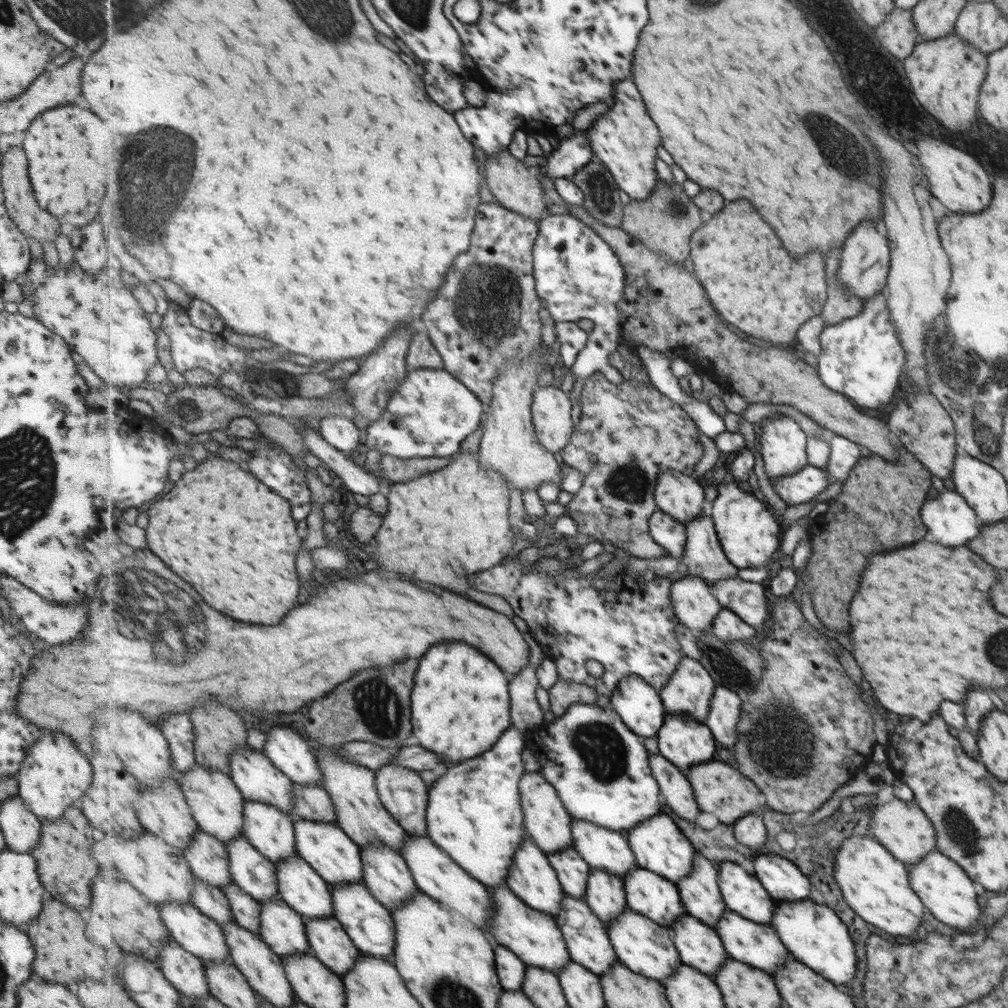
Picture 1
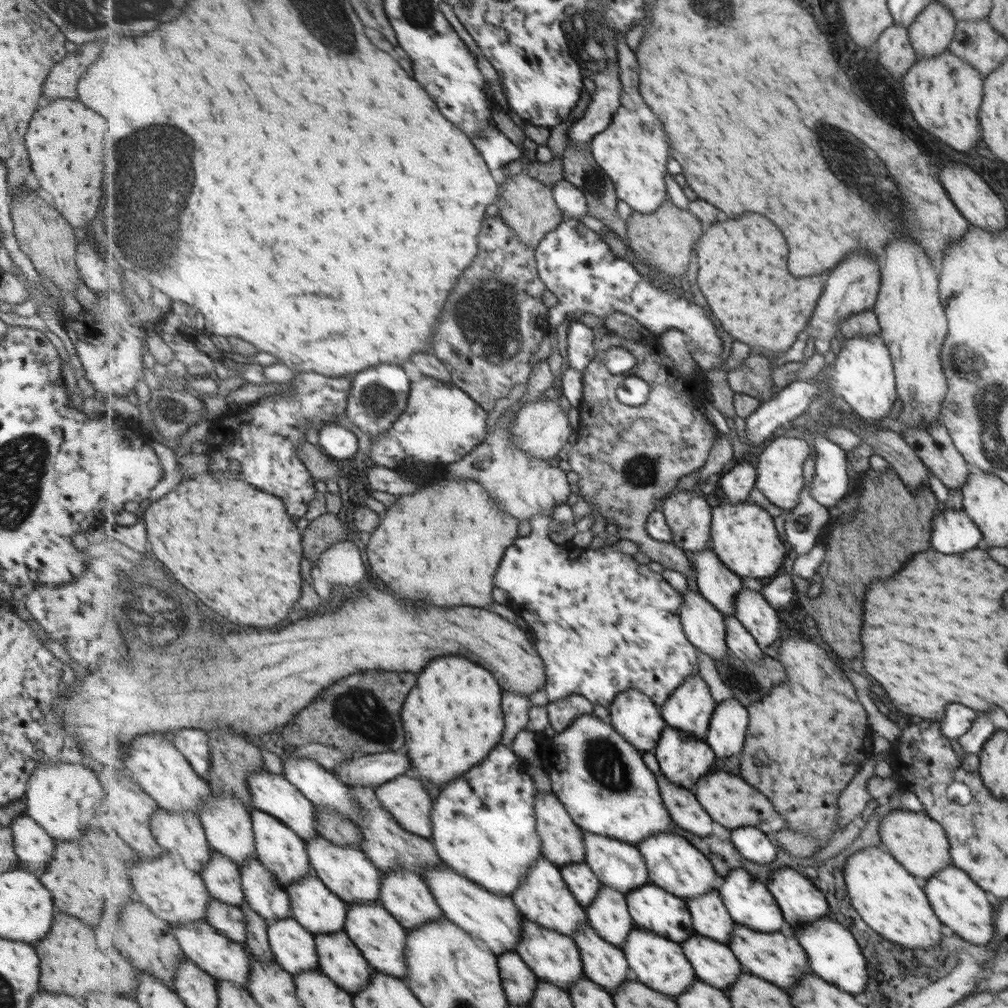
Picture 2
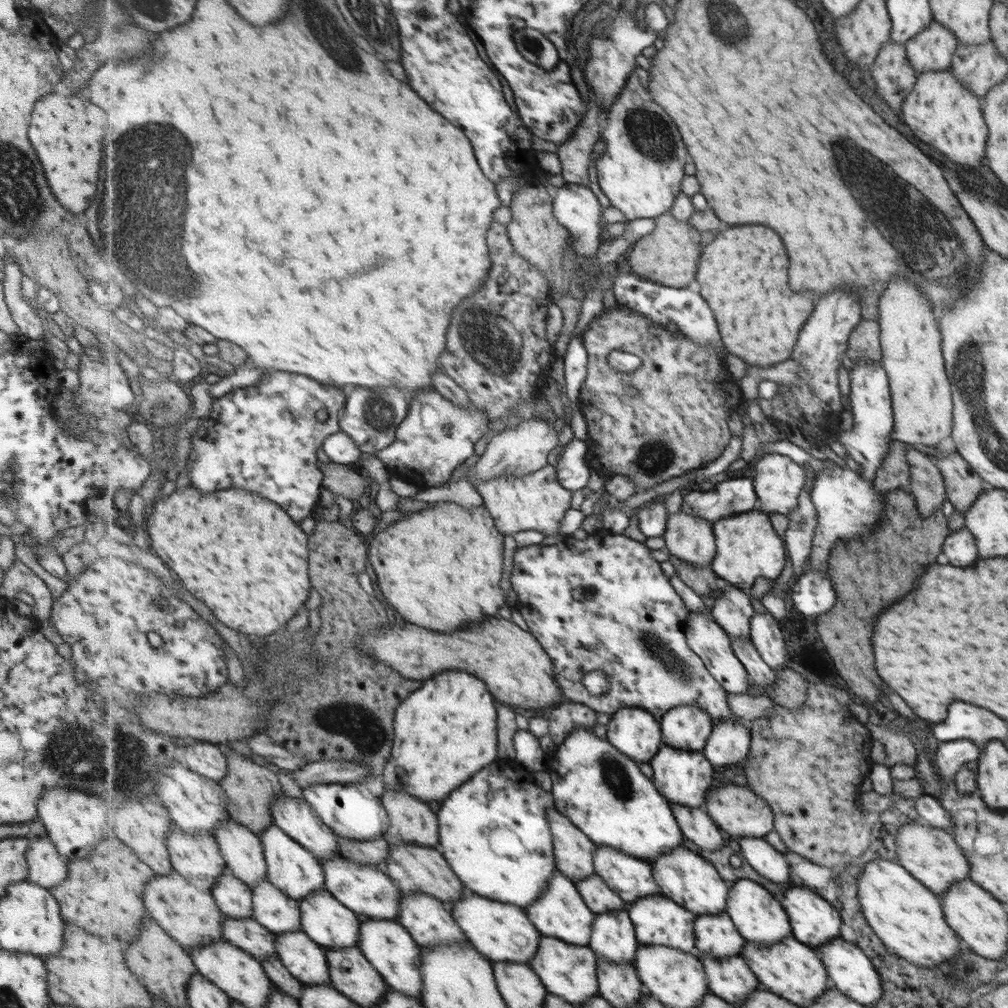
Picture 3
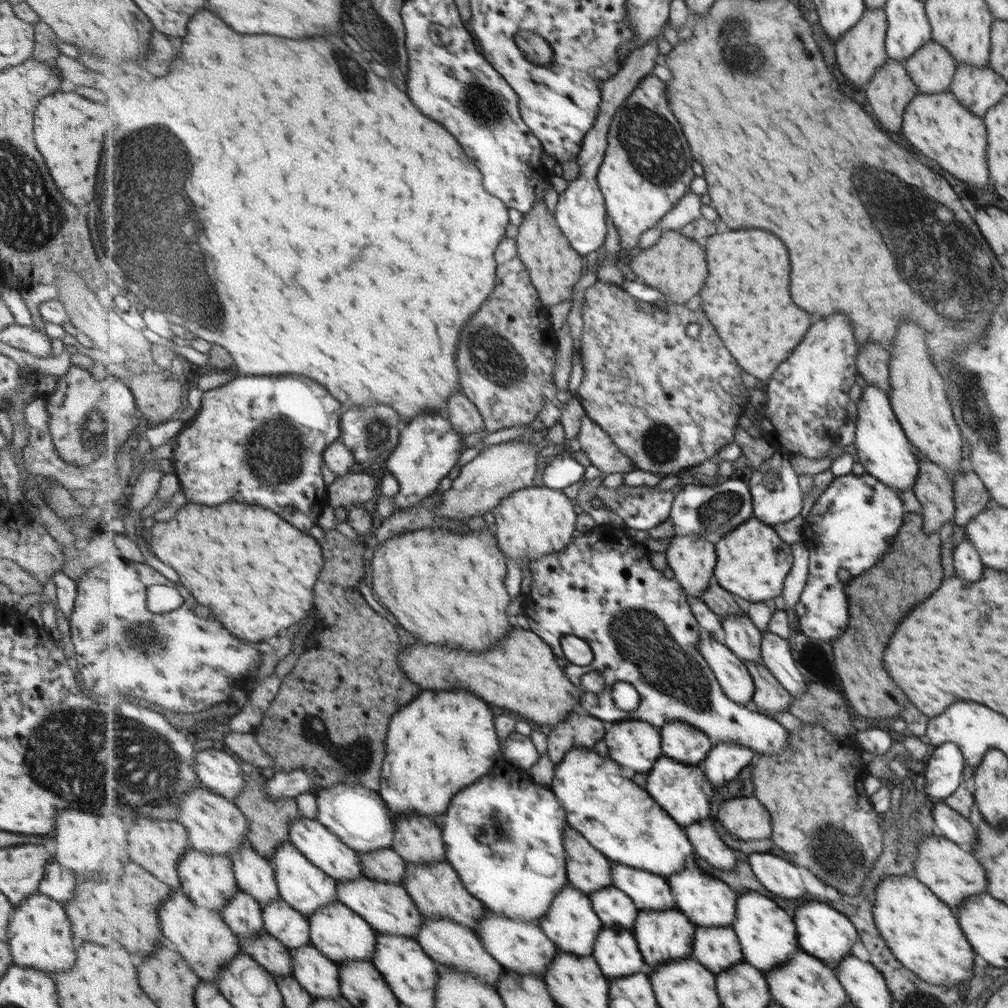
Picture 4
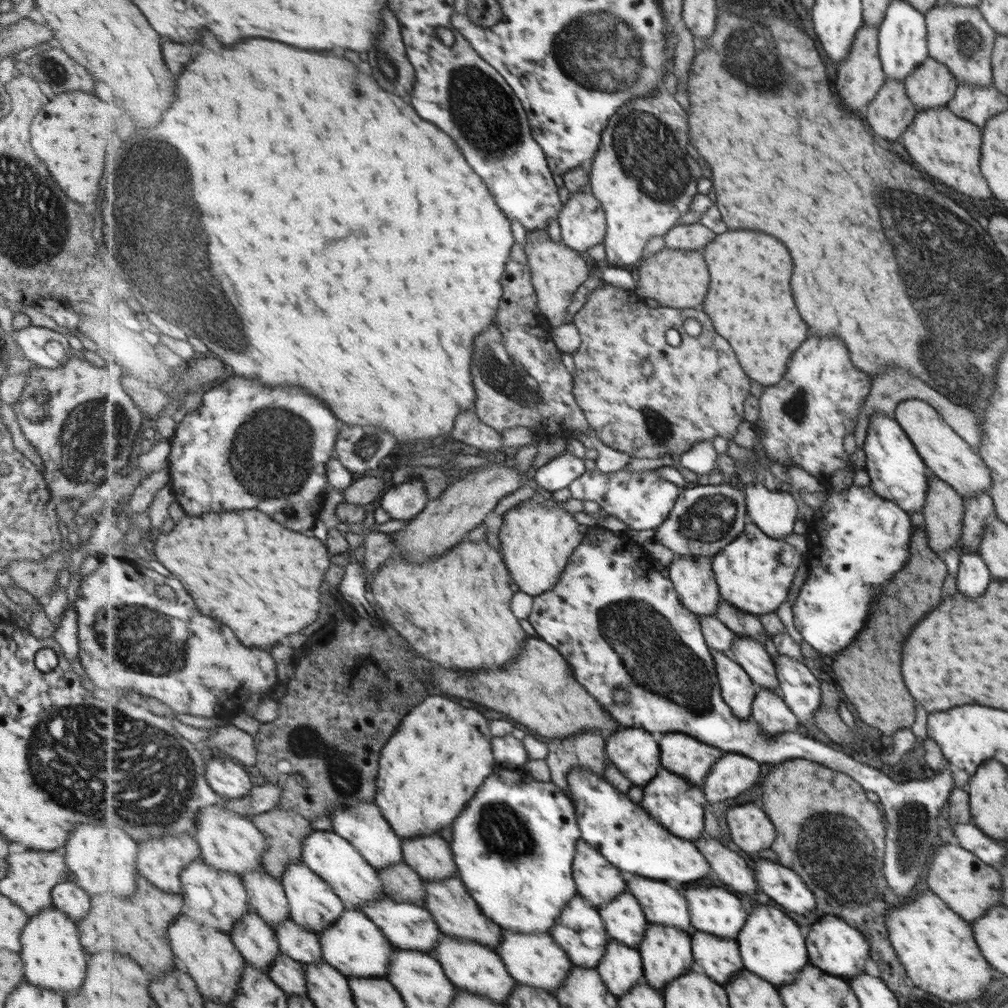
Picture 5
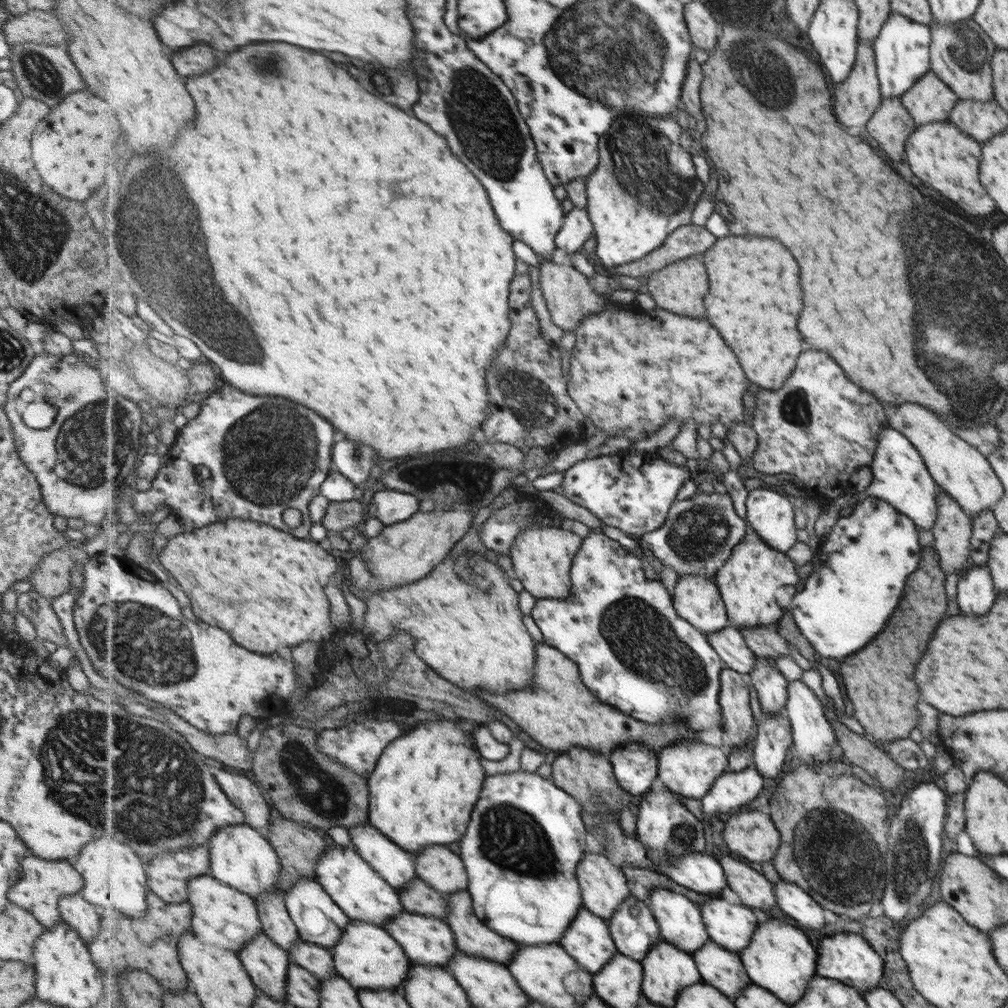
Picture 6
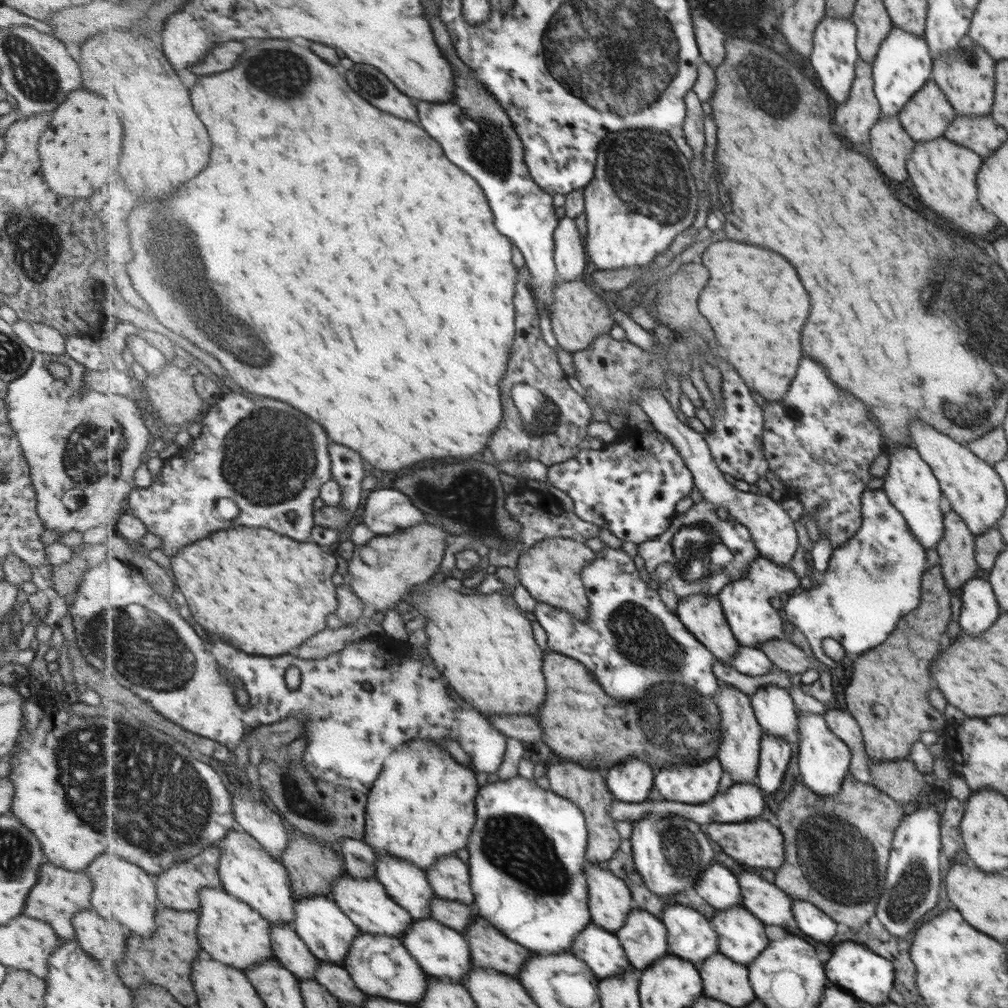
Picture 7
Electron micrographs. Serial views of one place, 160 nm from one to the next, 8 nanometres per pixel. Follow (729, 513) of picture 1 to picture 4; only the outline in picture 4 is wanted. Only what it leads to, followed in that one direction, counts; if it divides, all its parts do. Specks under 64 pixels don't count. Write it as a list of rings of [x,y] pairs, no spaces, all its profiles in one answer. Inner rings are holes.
[[[753,516],[728,532],[715,546],[718,554],[715,582],[732,592],[744,604],[765,602],[781,592],[783,578],[787,578],[785,574],[788,574],[787,570],[792,565],[792,550],[789,550],[787,543],[777,538],[777,534],[765,521]]]

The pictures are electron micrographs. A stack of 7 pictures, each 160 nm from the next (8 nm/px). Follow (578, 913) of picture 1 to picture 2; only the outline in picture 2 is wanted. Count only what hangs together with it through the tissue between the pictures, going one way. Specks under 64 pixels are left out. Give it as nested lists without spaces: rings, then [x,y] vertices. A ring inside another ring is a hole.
[[[583,923],[572,936],[580,948],[585,974],[598,985],[613,994],[627,979],[633,979],[628,963],[628,957],[623,949],[606,941],[593,927],[592,924]]]

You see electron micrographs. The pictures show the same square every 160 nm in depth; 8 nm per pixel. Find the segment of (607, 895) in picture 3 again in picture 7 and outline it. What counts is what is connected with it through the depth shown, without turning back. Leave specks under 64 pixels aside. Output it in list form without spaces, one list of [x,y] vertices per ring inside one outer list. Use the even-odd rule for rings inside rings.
[[[635,908],[629,913],[625,926],[616,932],[632,966],[643,972],[657,959],[671,953],[668,930],[658,916]]]

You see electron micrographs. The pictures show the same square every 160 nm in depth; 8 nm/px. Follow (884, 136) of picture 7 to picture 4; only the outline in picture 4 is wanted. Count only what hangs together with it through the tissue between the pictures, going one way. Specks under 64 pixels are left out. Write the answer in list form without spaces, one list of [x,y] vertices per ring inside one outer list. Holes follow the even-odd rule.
[[[889,58],[876,68],[865,88],[873,116],[877,116],[881,128],[889,132],[897,132],[901,128],[905,105],[917,92],[917,87],[909,78],[904,63]]]

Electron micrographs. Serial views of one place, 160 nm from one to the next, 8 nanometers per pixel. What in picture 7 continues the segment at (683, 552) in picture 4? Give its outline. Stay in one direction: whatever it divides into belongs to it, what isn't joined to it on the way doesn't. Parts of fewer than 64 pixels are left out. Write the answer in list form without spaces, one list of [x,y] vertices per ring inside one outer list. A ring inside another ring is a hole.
[[[701,593],[683,597],[676,614],[707,650],[723,664],[730,664],[741,644],[728,624],[718,596]]]

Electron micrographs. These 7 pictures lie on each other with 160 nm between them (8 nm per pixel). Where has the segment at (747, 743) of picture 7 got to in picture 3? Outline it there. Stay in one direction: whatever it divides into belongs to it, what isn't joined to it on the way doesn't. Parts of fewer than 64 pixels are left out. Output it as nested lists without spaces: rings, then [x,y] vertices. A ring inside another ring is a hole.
[[[691,612],[686,634],[689,646],[704,660],[712,676],[720,681],[728,693],[747,694],[751,684],[749,672],[741,660],[737,658],[728,632],[717,624],[711,614]]]

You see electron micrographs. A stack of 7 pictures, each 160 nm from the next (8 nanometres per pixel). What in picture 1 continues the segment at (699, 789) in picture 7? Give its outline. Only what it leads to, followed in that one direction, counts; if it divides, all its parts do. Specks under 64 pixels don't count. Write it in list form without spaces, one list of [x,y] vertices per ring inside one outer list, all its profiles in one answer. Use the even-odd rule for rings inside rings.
[[[685,657],[668,684],[660,690],[660,695],[667,713],[687,715],[705,723],[716,685],[701,661]]]

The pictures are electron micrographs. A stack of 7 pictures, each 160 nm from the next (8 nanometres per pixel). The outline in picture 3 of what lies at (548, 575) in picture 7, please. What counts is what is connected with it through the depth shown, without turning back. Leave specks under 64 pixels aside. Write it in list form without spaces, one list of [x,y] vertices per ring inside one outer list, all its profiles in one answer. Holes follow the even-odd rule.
[[[549,464],[531,475],[507,475],[475,486],[484,498],[485,506],[496,520],[497,528],[513,536],[523,530],[536,530],[544,536],[560,537],[561,521],[572,507],[571,491],[558,478],[557,467]]]

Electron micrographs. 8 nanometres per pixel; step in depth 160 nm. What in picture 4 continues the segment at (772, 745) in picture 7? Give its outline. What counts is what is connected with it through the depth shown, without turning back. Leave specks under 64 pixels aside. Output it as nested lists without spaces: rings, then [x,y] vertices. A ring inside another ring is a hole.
[[[753,661],[745,662],[756,684],[756,693],[753,702],[760,710],[766,710],[769,714],[787,711],[788,704],[793,699],[791,694],[775,677],[769,673],[765,664]]]

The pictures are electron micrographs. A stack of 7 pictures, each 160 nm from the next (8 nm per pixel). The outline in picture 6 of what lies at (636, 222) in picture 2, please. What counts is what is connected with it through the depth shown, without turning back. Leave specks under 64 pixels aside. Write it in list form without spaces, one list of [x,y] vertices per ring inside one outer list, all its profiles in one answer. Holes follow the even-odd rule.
[[[702,255],[678,260],[663,270],[653,272],[646,281],[646,288],[648,294],[655,300],[657,308],[697,318],[707,314],[705,296],[709,292],[709,275]]]

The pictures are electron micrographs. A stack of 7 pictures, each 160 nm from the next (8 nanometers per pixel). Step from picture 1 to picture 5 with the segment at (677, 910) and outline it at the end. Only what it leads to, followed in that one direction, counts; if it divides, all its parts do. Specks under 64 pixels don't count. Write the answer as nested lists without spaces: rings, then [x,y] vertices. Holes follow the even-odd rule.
[[[651,923],[646,928],[645,938],[640,944],[640,953],[644,962],[644,981],[662,992],[669,982],[687,974],[696,967],[692,949],[692,936],[683,929]]]

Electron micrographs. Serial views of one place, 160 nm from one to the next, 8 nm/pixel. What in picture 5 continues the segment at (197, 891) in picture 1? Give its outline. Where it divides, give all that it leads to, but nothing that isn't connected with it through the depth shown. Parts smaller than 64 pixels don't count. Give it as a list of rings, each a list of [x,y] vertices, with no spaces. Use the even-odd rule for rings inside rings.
[[[283,952],[270,966],[270,976],[288,995],[307,997],[306,965]]]

